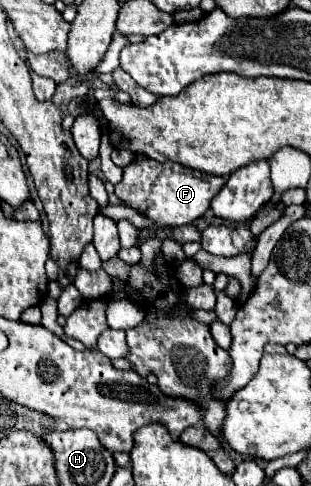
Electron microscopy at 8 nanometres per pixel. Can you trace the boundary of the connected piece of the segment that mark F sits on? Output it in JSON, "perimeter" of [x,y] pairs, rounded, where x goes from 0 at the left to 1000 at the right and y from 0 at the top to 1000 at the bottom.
{"perimeter":[[[457,323],[450,331],[424,331],[399,344],[399,364],[379,381],[367,381],[367,397],[392,414],[392,422],[437,430],[482,459],[579,467],[643,451],[669,434],[675,414],[695,405],[714,381],[714,364],[643,356],[572,335],[508,335],[476,323]]]}

